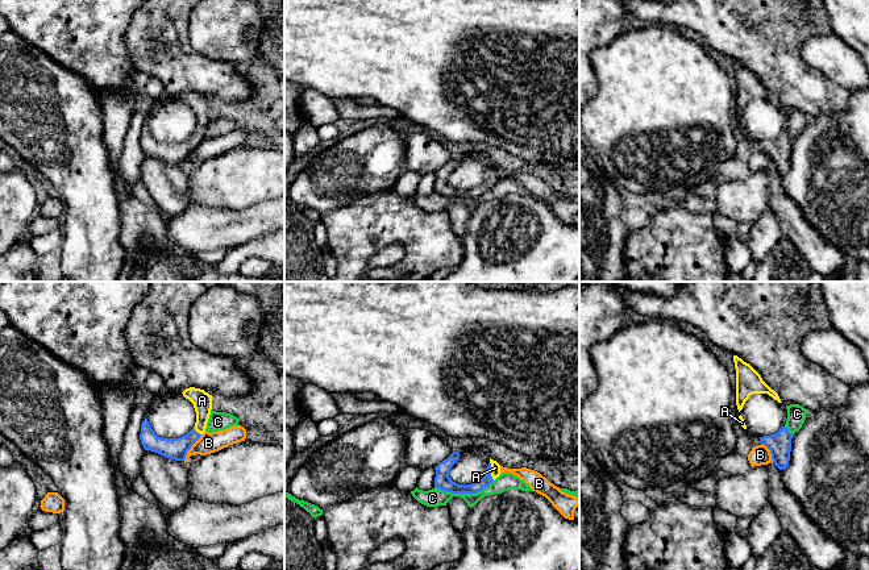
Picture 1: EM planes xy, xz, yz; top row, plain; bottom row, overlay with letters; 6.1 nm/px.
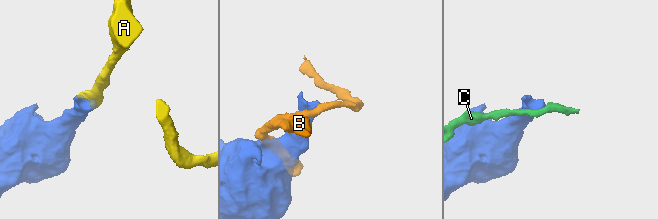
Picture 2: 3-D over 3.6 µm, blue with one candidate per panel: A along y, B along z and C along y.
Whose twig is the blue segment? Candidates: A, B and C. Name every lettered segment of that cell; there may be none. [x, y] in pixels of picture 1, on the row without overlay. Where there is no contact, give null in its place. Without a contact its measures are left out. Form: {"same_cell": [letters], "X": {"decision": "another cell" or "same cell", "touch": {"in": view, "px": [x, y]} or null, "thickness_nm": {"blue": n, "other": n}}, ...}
{"same_cell": ["A"], "A": {"decision": "same cell", "touch": {"in": "xz", "px": [490, 177]}, "thickness_nm": {"blue": 70, "other": 60}}, "B": {"decision": "another cell", "touch": {"in": "xy", "px": [190, 153]}, "thickness_nm": {"blue": 130, "other": 130}}, "C": {"decision": "another cell", "touch": {"in": "xz", "px": [464, 198]}, "thickness_nm": {"blue": 100, "other": 110}}}

